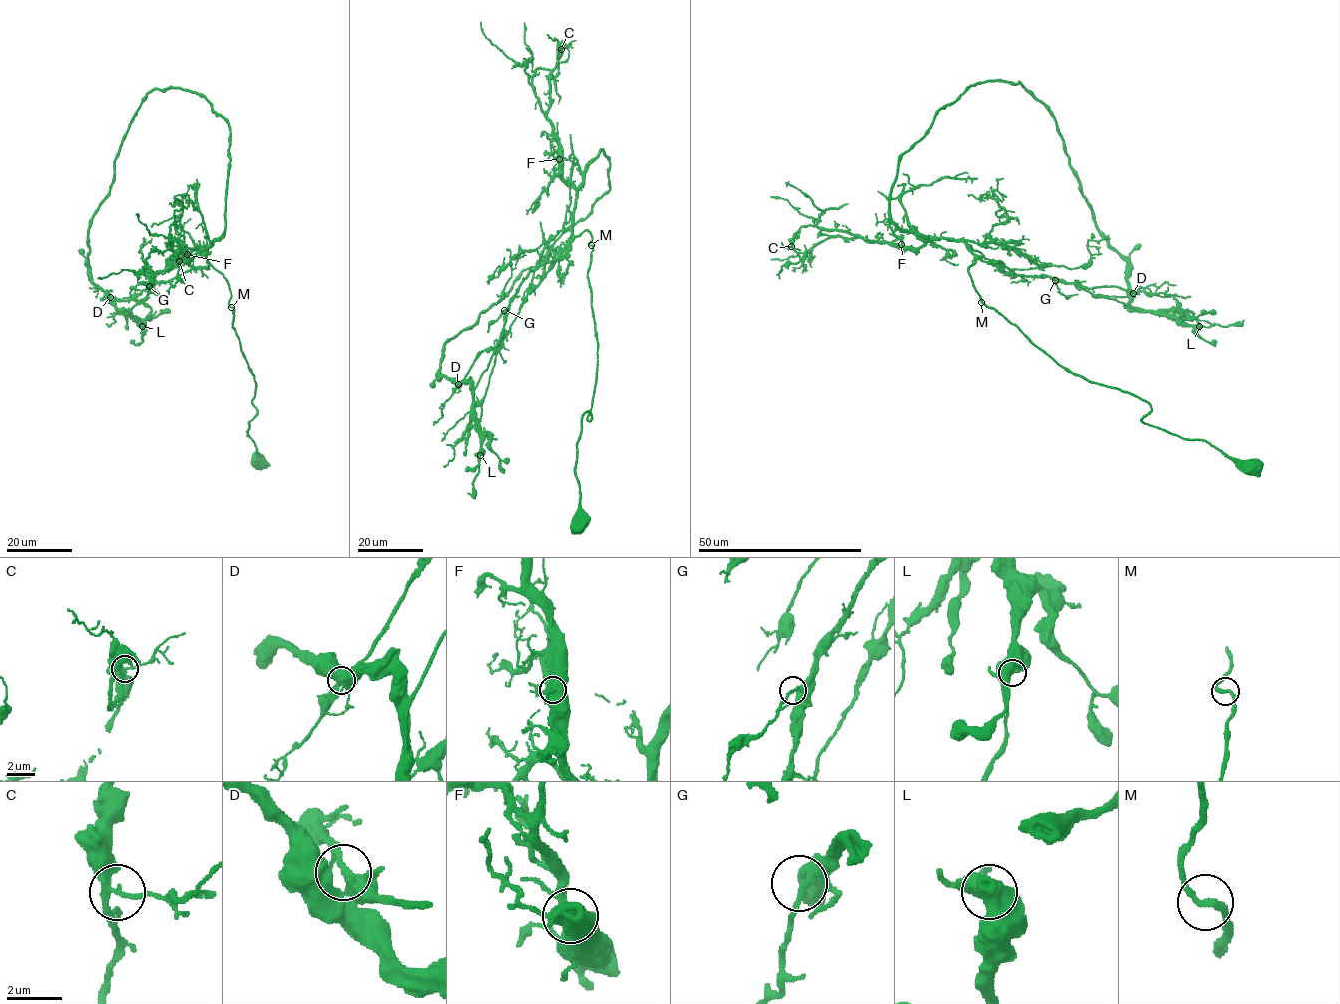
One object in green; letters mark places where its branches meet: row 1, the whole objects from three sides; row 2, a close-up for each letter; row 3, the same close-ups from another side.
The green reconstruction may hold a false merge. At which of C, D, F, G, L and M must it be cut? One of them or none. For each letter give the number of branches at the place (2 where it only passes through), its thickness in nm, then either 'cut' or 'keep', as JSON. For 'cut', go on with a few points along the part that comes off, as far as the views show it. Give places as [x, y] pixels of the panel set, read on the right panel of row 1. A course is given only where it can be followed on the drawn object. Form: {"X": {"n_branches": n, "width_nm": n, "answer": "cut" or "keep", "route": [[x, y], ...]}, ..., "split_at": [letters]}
{"C": {"n_branches": 3, "width_nm": 240, "answer": "keep"}, "D": {"n_branches": 2, "width_nm": 400, "answer": "keep"}, "F": {"n_branches": 3, "width_nm": 300, "answer": "keep"}, "G": {"n_branches": 2, "width_nm": 280, "answer": "keep"}, "L": {"n_branches": 2, "width_nm": 600, "answer": "keep"}, "M": {"n_branches": 2, "width_nm": 240, "answer": "keep"}, "split_at": []}

